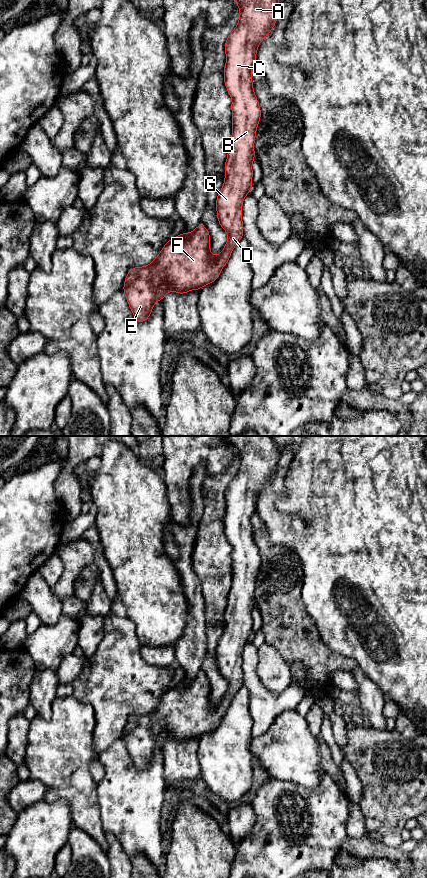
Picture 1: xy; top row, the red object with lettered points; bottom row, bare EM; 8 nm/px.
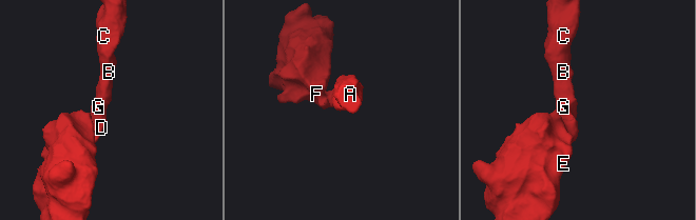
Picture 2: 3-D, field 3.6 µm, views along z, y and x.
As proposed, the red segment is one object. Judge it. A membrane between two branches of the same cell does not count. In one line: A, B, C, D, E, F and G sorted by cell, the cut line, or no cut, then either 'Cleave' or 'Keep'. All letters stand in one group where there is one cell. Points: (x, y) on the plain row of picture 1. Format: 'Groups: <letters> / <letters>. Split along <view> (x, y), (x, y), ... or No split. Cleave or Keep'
Groups: A B C D E F G. No split. Keep

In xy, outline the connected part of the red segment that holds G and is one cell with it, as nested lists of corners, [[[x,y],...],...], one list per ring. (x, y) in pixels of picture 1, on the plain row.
[[[228,436],[228,439],[240,459],[238,472],[225,490],[224,531],[232,546],[232,585],[224,615],[224,632],[216,647],[218,670],[227,680],[228,688],[221,701],[213,704],[210,701],[209,679],[200,671],[189,682],[184,679],[179,684],[171,686],[150,713],[131,716],[125,725],[123,740],[139,771],[149,766],[155,750],[162,749],[168,740],[186,742],[190,738],[200,738],[203,734],[216,729],[234,695],[243,686],[242,651],[252,637],[252,610],[256,605],[254,590],[261,566],[261,557],[253,537],[251,517],[256,513],[259,492],[276,472],[280,449],[272,436]]]

